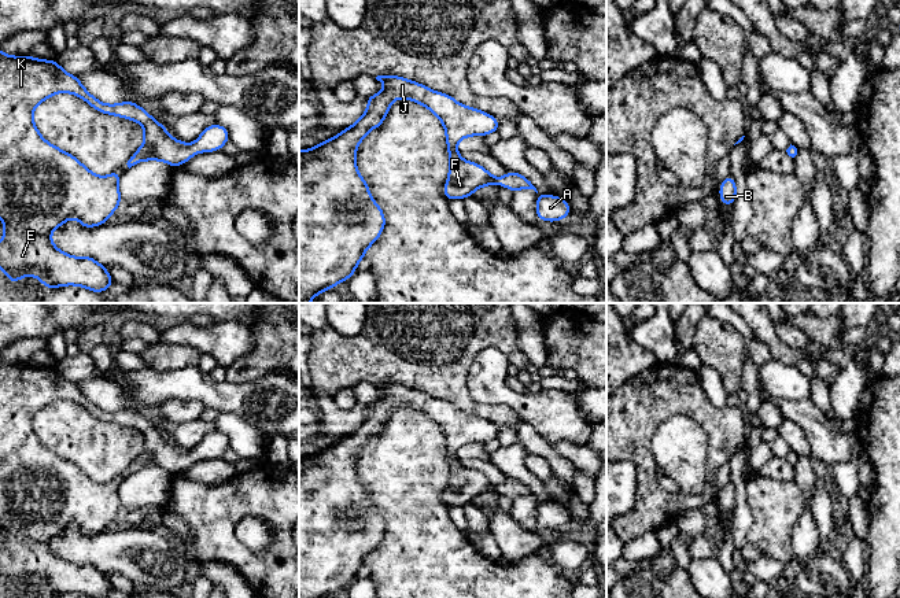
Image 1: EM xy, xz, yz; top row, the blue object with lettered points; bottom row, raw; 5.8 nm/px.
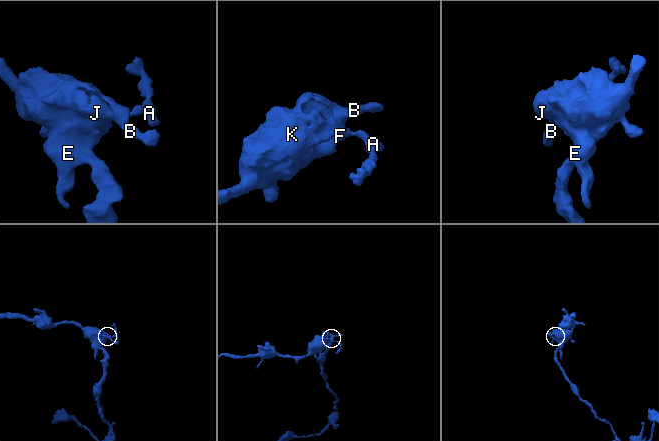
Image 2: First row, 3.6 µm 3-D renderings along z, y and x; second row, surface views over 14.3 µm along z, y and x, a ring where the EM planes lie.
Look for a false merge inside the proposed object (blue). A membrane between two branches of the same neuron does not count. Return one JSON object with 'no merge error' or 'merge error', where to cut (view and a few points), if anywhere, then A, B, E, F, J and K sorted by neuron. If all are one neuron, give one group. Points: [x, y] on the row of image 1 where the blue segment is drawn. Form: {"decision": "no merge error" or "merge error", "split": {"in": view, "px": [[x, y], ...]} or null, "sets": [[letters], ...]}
{"decision": "no merge error", "split": null, "sets": [["A", "B", "E", "F", "J", "K"]]}

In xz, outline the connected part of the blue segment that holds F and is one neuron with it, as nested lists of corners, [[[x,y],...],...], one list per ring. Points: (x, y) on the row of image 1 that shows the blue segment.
[[[377,75],[376,80],[387,89],[366,97],[369,106],[353,126],[314,148],[299,151],[299,303],[310,303],[316,295],[348,280],[355,273],[359,261],[365,258],[365,251],[380,237],[386,226],[381,207],[372,199],[369,187],[357,169],[355,154],[368,132],[383,125],[394,99],[410,99],[427,107],[442,121],[450,159],[447,182],[443,187],[447,200],[464,200],[484,185],[502,184],[512,192],[534,189],[538,193],[536,219],[557,222],[571,214],[572,210],[567,200],[554,195],[541,195],[527,177],[508,171],[498,178],[482,165],[460,156],[455,145],[464,137],[498,132],[499,121],[495,117],[460,104],[453,96],[435,92],[412,80],[398,75]]]

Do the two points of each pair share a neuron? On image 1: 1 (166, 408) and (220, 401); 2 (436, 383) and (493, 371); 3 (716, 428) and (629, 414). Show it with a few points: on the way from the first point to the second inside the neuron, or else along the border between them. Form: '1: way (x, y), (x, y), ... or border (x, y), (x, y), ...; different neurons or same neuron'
1: border (169, 398), (196, 399), (205, 408); different neurons
2: border (484, 349), (467, 379), (468, 394), (480, 405); different neurons
3: way (694, 406), (650, 406); same neuron

